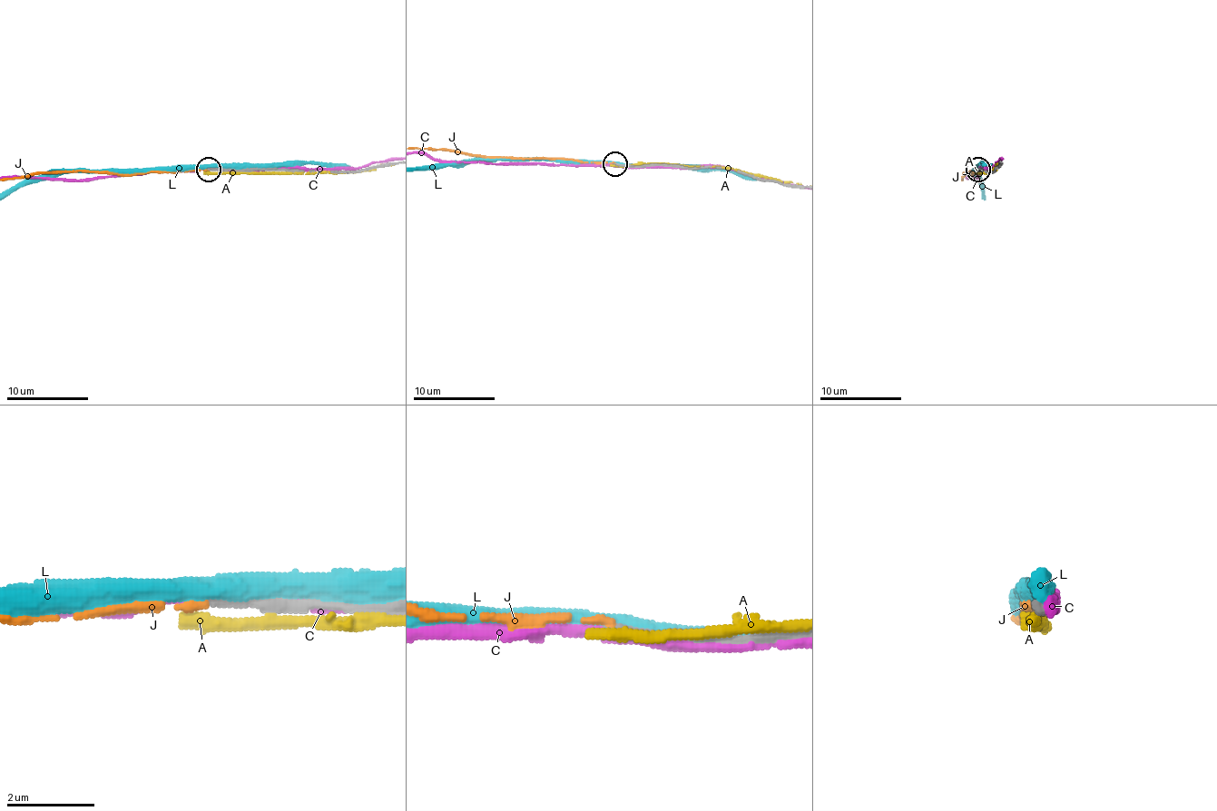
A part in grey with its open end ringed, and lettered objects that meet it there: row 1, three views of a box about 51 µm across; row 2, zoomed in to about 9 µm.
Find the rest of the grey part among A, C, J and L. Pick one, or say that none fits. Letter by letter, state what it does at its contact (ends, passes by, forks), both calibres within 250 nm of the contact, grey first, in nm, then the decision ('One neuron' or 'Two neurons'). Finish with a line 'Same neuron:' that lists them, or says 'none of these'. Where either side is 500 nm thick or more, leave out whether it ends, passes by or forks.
A: It ends there. Thickness 200 nm (grey) against 340 nm. Two neurons
C: It passes by. Thickness 240 nm (grey) against 260 nm. Two neurons
J: It ends there. Thickness 200 nm (grey) against 150 nm. One neuron
L: It passes by. Thickness 240 nm (grey) against 440 nm. Two neurons
Same neuron: J

